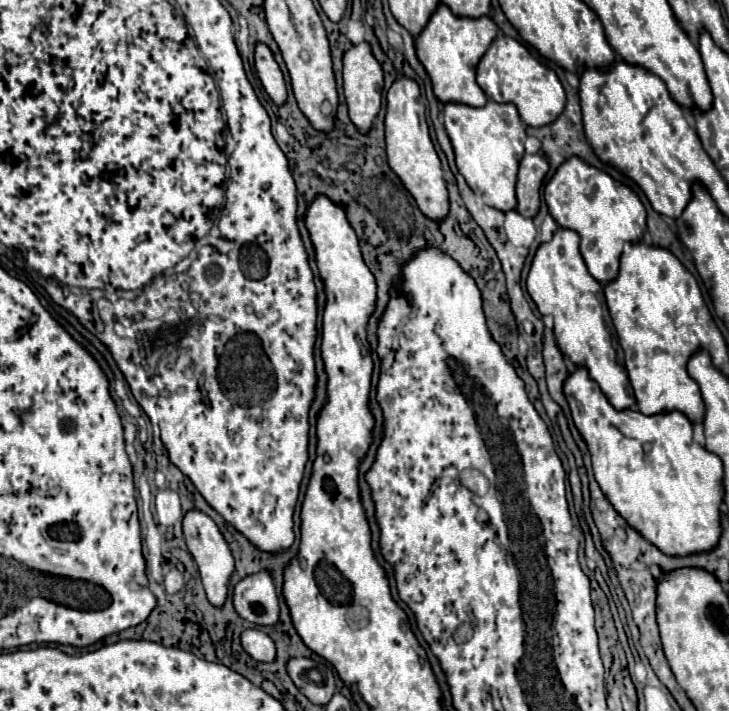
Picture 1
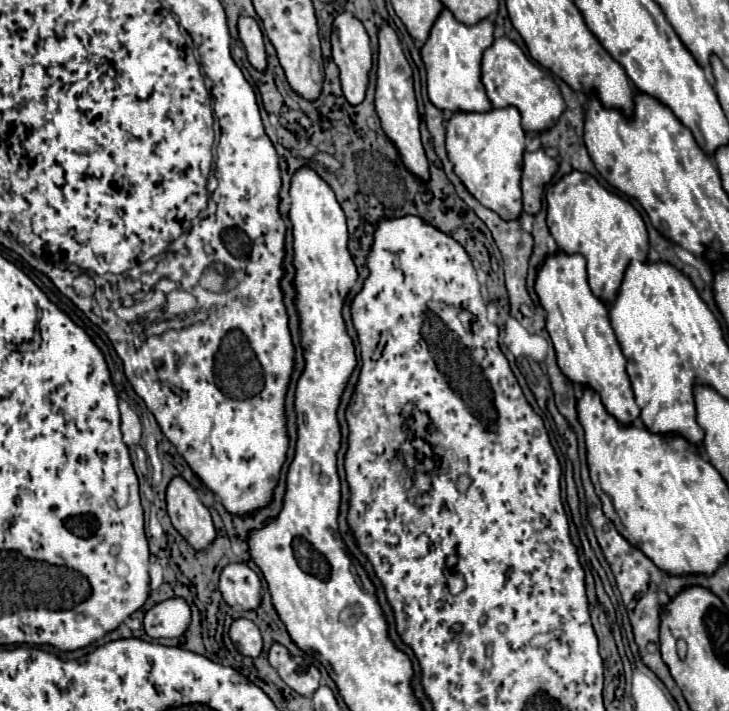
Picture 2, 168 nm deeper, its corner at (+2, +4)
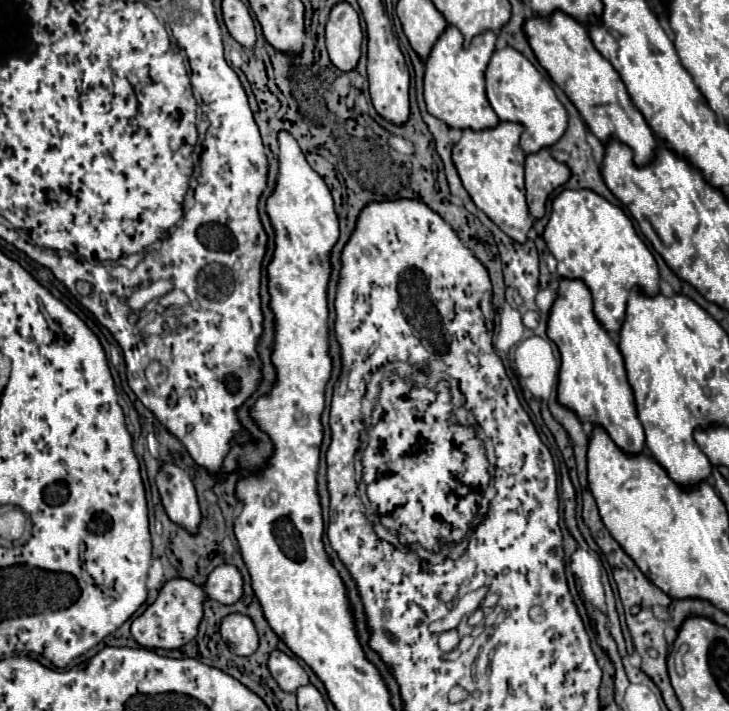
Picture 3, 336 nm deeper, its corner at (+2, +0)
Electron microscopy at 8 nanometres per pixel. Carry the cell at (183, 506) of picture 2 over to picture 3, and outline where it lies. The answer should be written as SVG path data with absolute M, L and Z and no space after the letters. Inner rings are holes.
M164 462L156 474L156 484L168 518L194 534L202 514L190 476L176 464Z

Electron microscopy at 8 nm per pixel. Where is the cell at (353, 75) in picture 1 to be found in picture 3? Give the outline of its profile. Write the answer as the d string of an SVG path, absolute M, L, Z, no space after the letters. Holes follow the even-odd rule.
M338 2L328 14L326 48L330 60L342 72L354 70L360 58L362 30L356 10L348 2Z

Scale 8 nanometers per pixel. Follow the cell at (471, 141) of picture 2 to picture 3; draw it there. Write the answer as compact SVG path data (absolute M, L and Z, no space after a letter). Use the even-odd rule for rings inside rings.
M500 122L496 128L490 130L464 130L462 132L462 140L454 146L452 158L456 164L456 170L460 174L460 180L464 184L464 188L468 190L470 198L474 200L474 204L504 232L508 234L512 240L524 244L528 240L528 232L532 228L532 220L528 214L528 206L526 206L526 198L524 198L524 158L526 154L520 150L520 134L522 134L522 126L514 124L514 122Z

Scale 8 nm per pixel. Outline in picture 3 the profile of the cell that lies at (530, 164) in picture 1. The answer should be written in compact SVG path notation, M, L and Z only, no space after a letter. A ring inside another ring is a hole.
M544 148L526 156L526 200L530 214L542 218L546 212L548 196L570 178L570 168L550 156Z

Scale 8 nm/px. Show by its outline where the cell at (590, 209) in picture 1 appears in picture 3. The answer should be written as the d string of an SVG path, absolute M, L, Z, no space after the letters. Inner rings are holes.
M564 190L552 200L552 216L544 230L544 240L548 244L548 250L558 262L558 276L568 280L582 280L594 298L594 316L600 322L600 326L606 332L618 332L624 322L624 310L626 300L632 292L632 288L640 288L644 296L656 296L660 292L660 276L658 266L652 256L652 252L646 248L646 244L638 238L630 218L624 214L622 208L610 204L602 196L590 192L590 190Z

